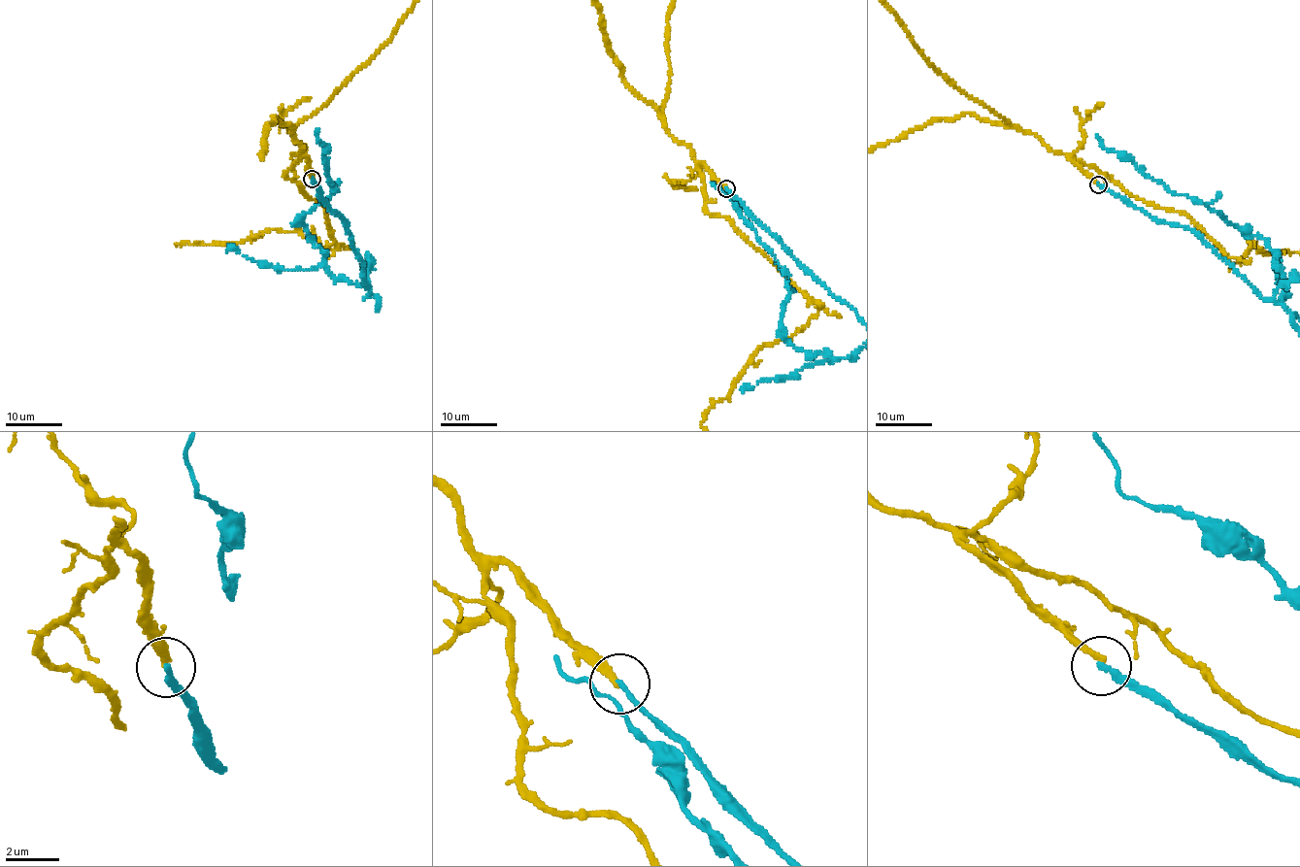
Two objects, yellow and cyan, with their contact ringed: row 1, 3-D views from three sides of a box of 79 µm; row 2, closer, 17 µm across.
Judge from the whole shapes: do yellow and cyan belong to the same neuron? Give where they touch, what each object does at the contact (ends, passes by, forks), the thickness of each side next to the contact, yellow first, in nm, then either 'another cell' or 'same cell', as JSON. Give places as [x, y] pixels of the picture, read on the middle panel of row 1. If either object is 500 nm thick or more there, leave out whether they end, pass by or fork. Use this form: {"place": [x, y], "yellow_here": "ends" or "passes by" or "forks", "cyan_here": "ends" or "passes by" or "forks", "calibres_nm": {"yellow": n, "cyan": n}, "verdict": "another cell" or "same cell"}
{"place": [726, 188], "yellow_here": "ends", "cyan_here": "ends", "calibres_nm": {"yellow": 240, "cyan": 220}, "verdict": "another cell"}

